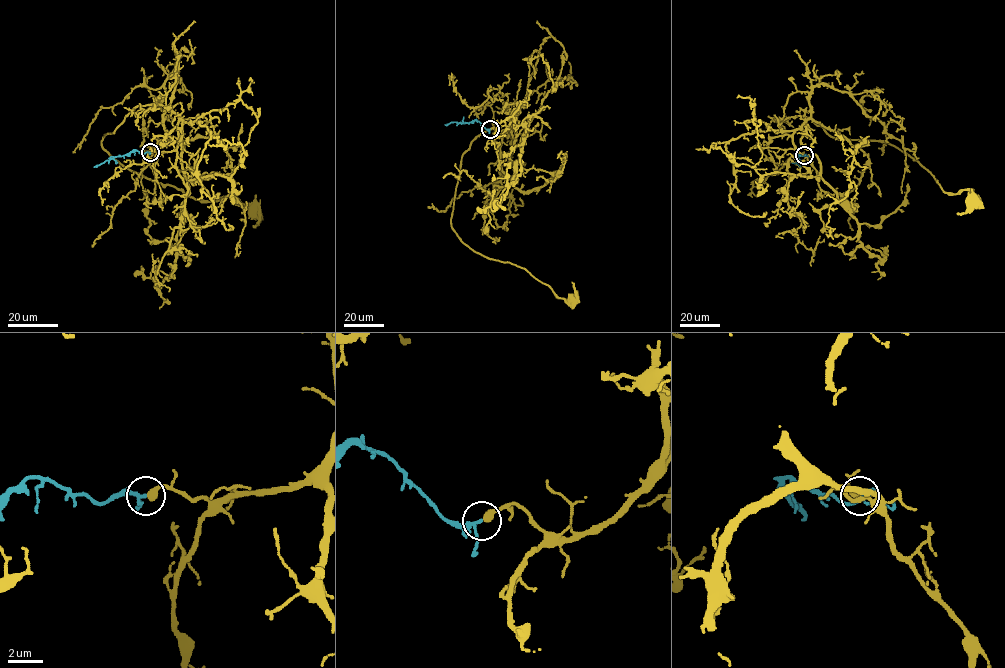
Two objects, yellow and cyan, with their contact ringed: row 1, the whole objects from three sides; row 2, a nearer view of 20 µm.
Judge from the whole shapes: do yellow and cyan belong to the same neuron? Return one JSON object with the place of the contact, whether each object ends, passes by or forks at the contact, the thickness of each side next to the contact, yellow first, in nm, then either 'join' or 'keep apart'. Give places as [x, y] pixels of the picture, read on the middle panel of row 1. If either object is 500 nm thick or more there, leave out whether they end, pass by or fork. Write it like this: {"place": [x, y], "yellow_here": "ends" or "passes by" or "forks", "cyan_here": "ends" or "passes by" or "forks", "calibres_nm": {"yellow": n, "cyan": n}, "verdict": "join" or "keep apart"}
{"place": [490, 129], "yellow_here": "ends", "cyan_here": "passes by", "calibres_nm": {"yellow": 400, "cyan": 160}, "verdict": "join"}

